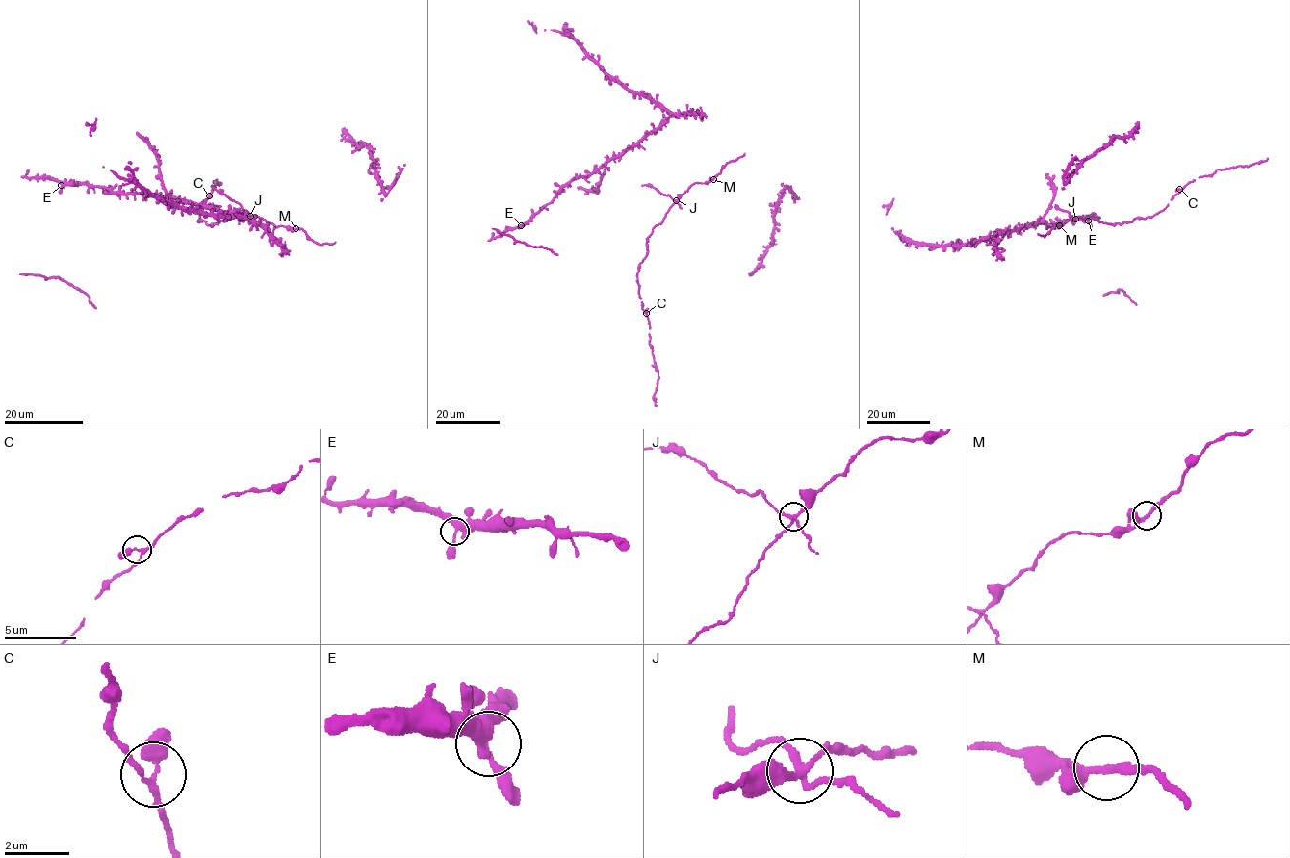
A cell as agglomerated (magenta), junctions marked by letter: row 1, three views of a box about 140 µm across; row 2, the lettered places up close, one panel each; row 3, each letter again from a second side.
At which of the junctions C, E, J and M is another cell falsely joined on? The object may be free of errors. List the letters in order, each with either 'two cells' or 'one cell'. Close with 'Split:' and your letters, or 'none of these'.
C: one cell
E: one cell
J: two cells
M: one cell
Split: J

